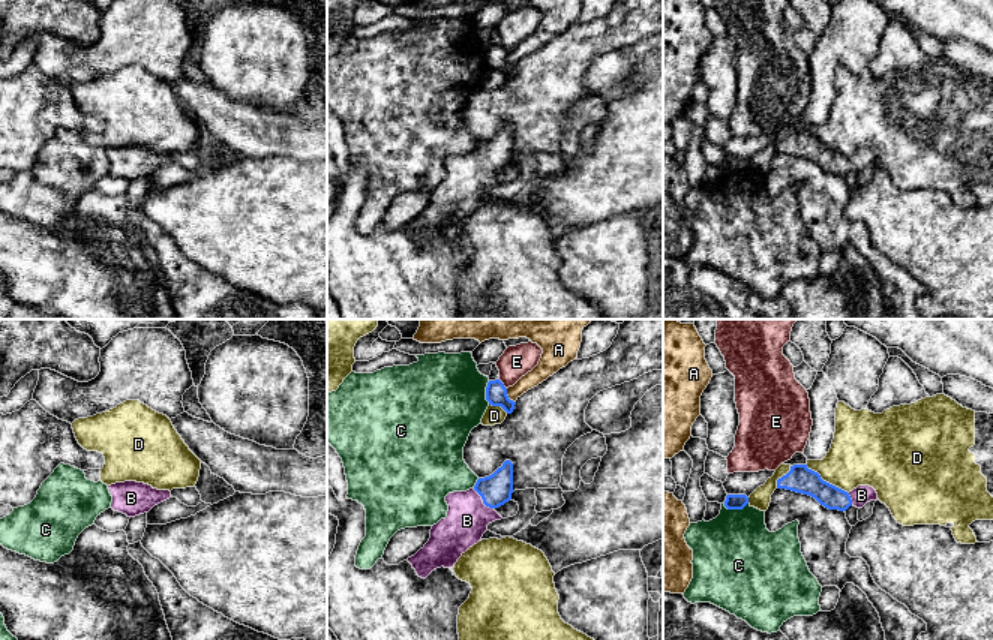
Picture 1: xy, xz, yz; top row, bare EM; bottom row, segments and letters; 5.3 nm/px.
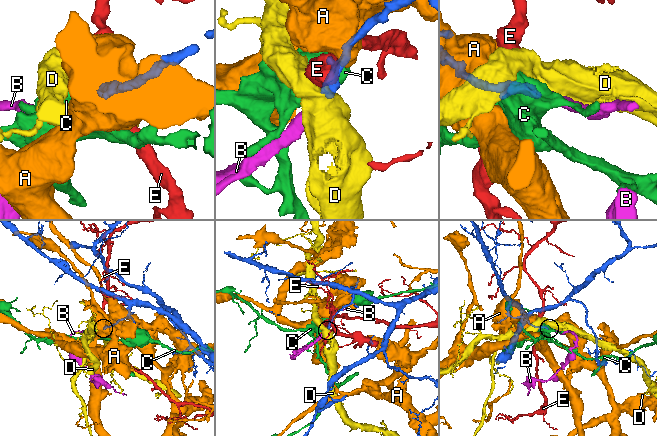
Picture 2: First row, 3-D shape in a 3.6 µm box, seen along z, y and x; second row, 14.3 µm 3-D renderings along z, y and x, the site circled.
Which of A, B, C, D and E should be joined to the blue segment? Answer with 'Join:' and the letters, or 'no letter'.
Join: B

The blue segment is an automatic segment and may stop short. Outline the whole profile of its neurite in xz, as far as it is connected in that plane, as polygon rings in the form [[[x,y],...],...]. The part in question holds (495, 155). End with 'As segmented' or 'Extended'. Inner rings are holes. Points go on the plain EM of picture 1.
[[[506,124],[492,139],[478,142],[466,156],[446,160],[447,181],[430,193],[430,202],[408,226],[426,243],[436,232],[453,232],[458,223],[482,205],[488,189],[501,184],[495,175],[512,163],[513,127]]]. Extended

